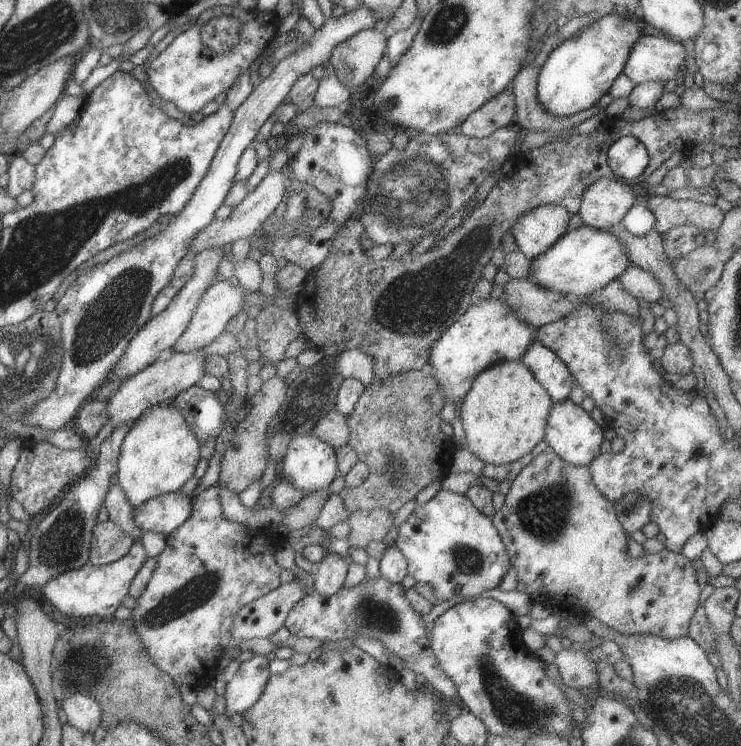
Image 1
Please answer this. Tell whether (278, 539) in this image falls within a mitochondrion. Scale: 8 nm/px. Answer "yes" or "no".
no

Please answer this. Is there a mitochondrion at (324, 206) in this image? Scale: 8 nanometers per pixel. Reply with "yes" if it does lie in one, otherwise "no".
no

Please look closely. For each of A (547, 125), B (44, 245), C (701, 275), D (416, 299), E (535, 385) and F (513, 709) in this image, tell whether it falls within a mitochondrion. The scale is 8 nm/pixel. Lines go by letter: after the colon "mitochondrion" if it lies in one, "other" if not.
A: other
B: mitochondrion
C: other
D: mitochondrion
E: other
F: mitochondrion

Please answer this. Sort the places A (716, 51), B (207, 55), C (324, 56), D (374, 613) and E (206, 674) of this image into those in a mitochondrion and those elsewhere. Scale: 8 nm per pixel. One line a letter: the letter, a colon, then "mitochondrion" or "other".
A: other
B: other
C: other
D: mitochondrion
E: other

